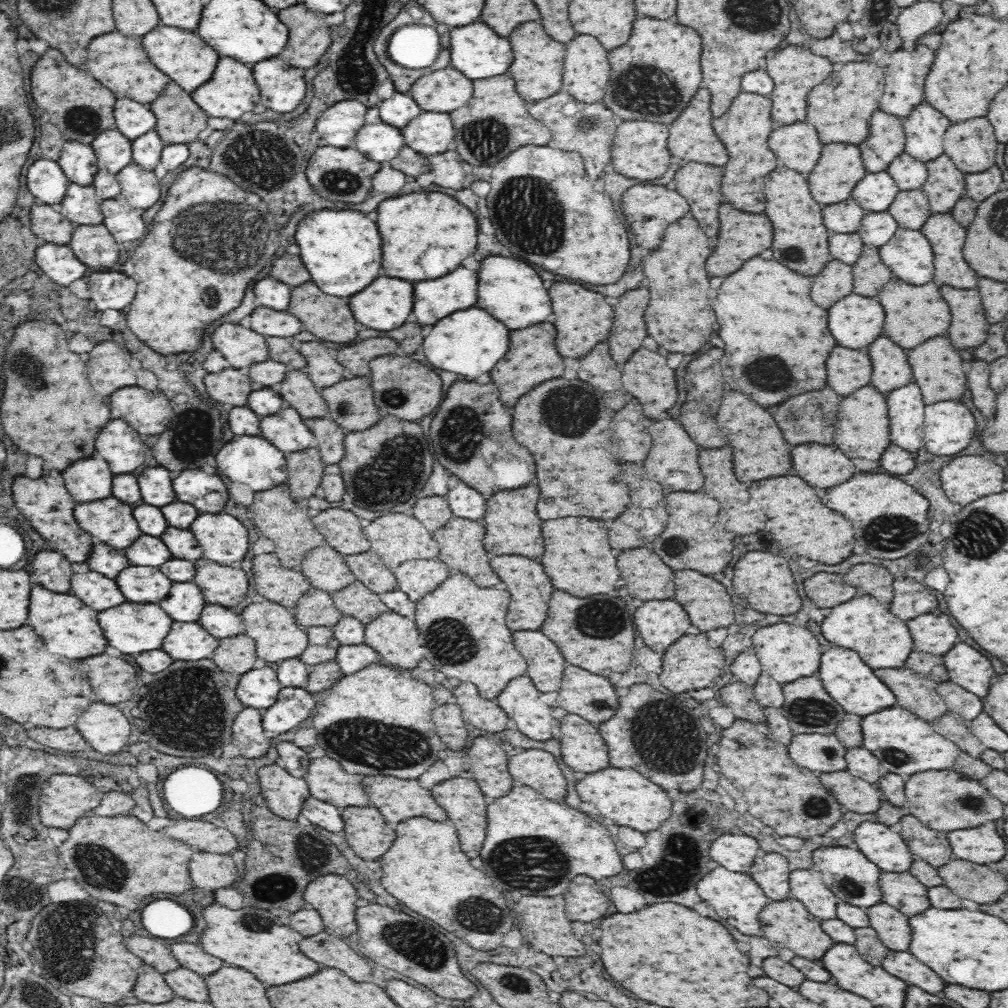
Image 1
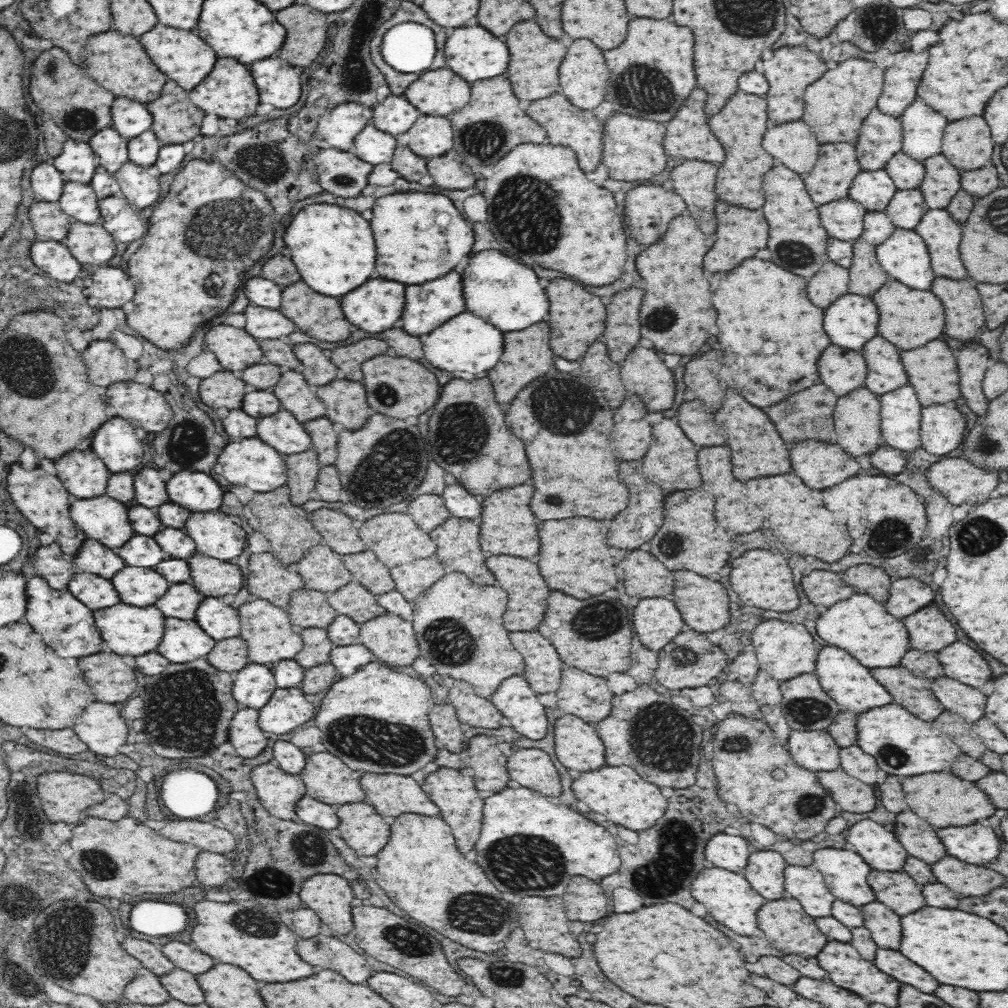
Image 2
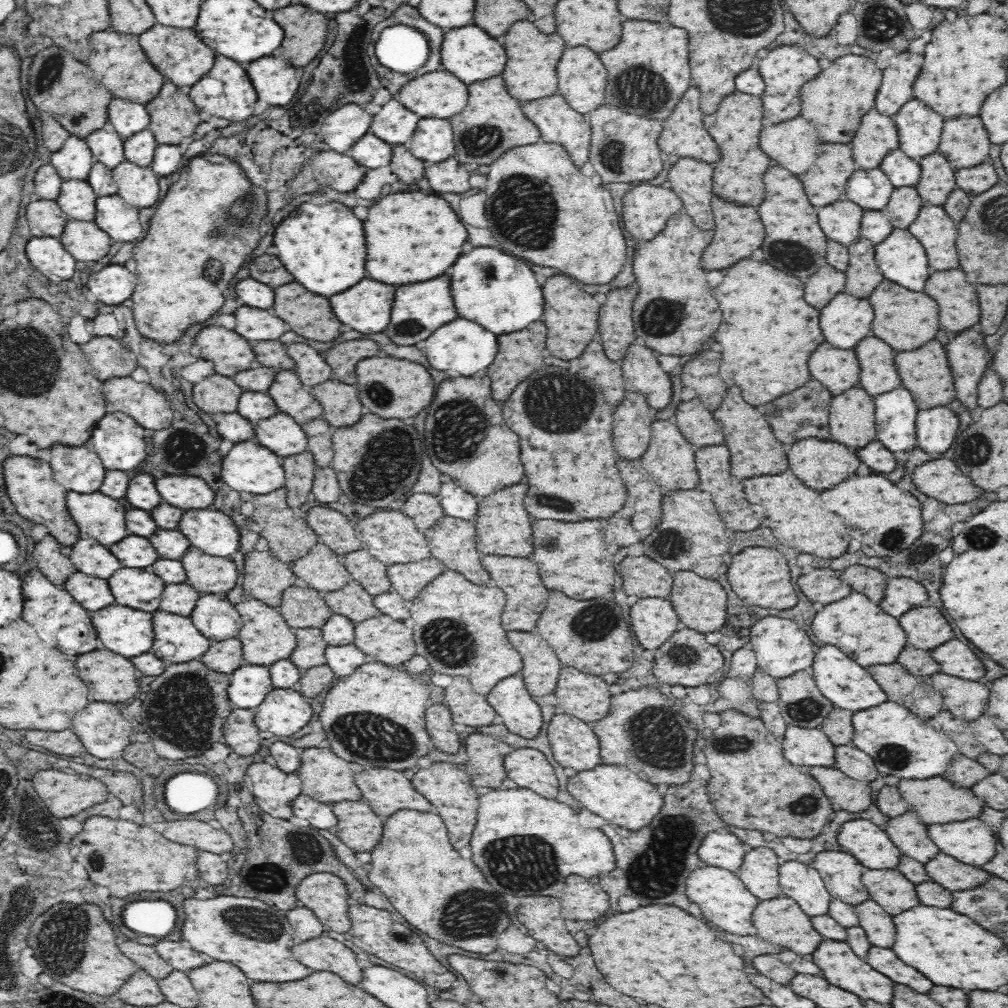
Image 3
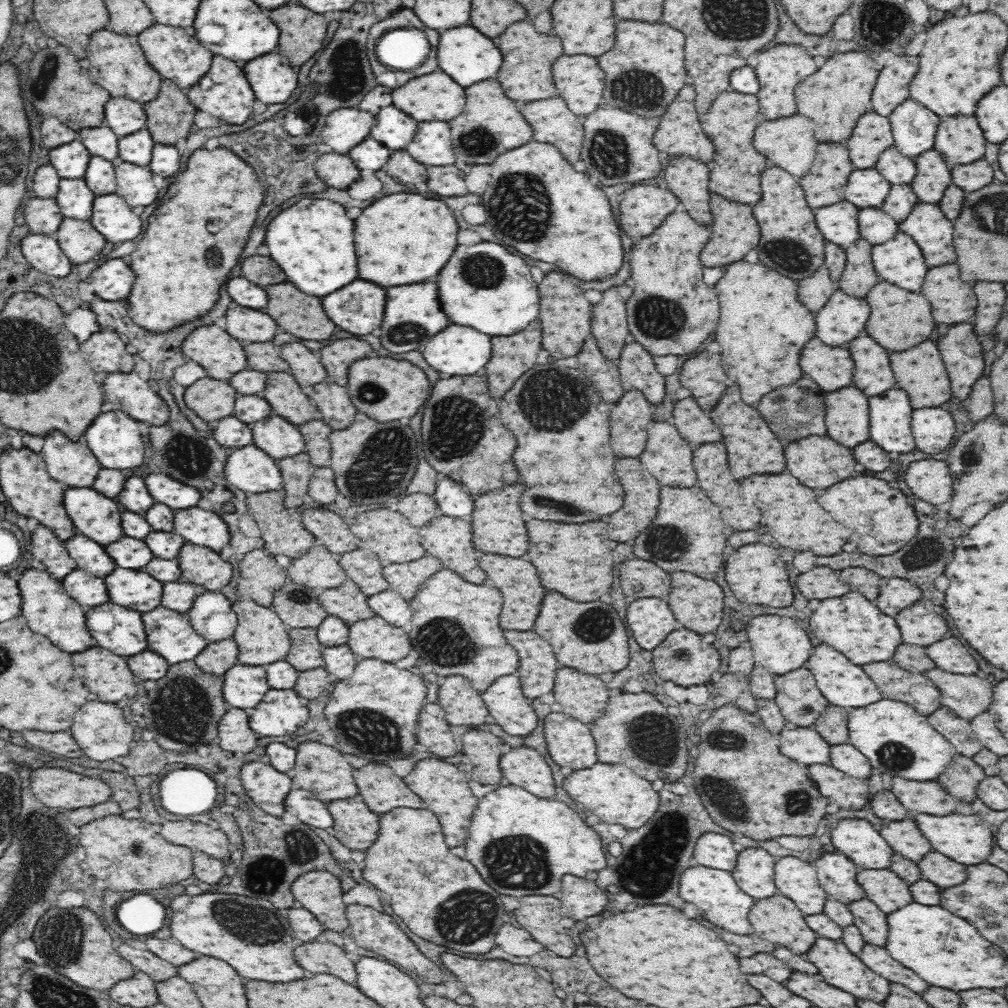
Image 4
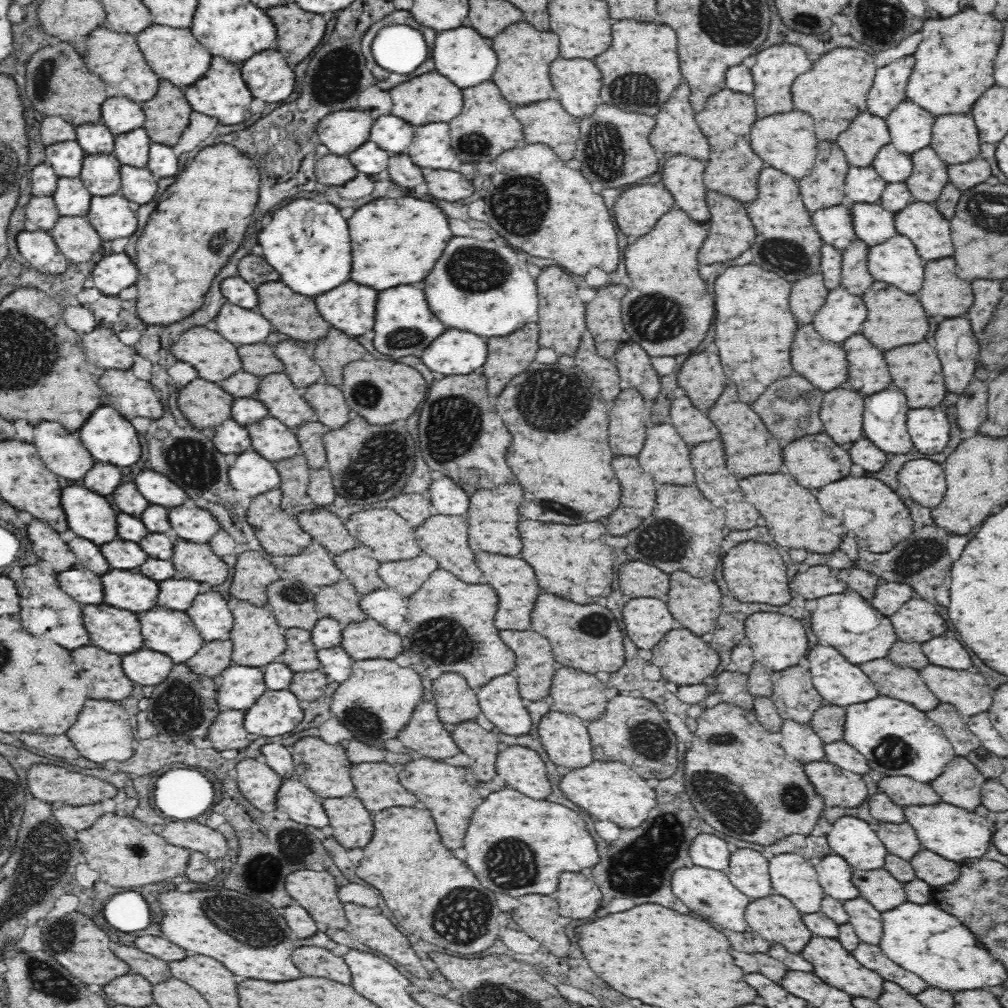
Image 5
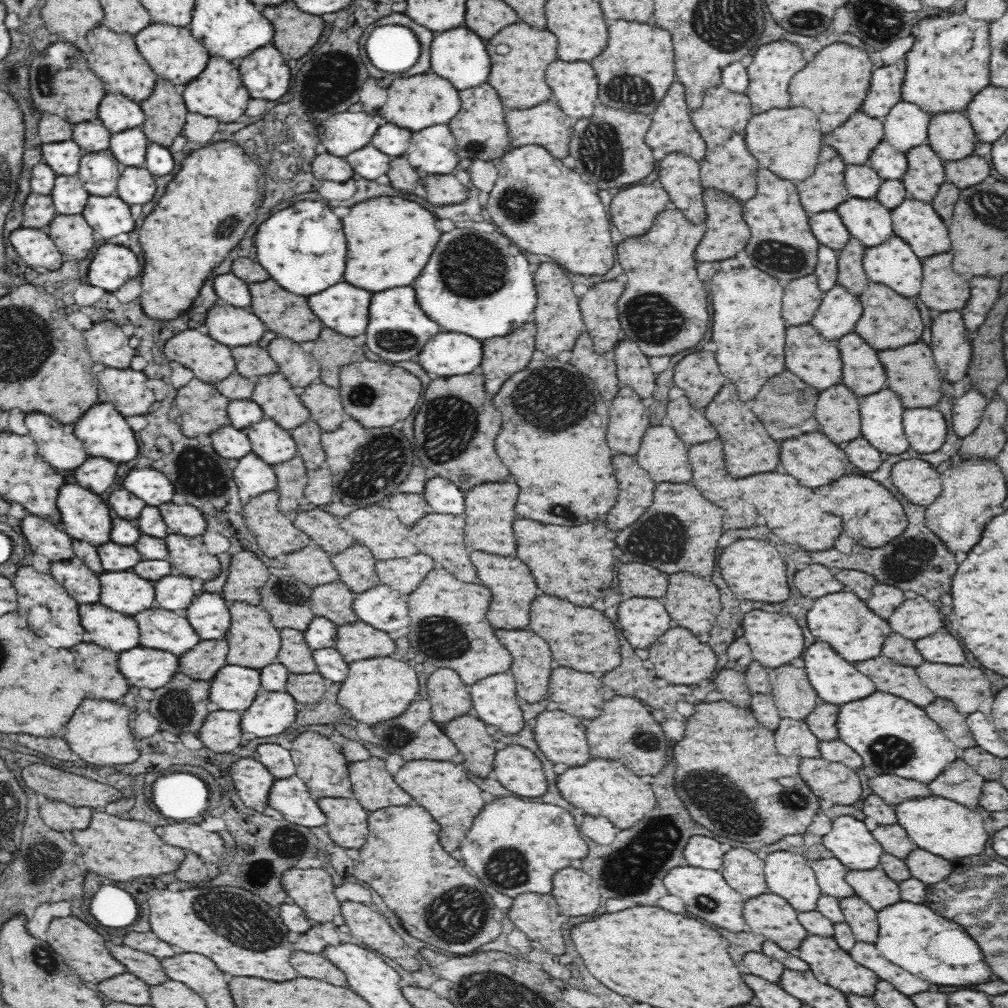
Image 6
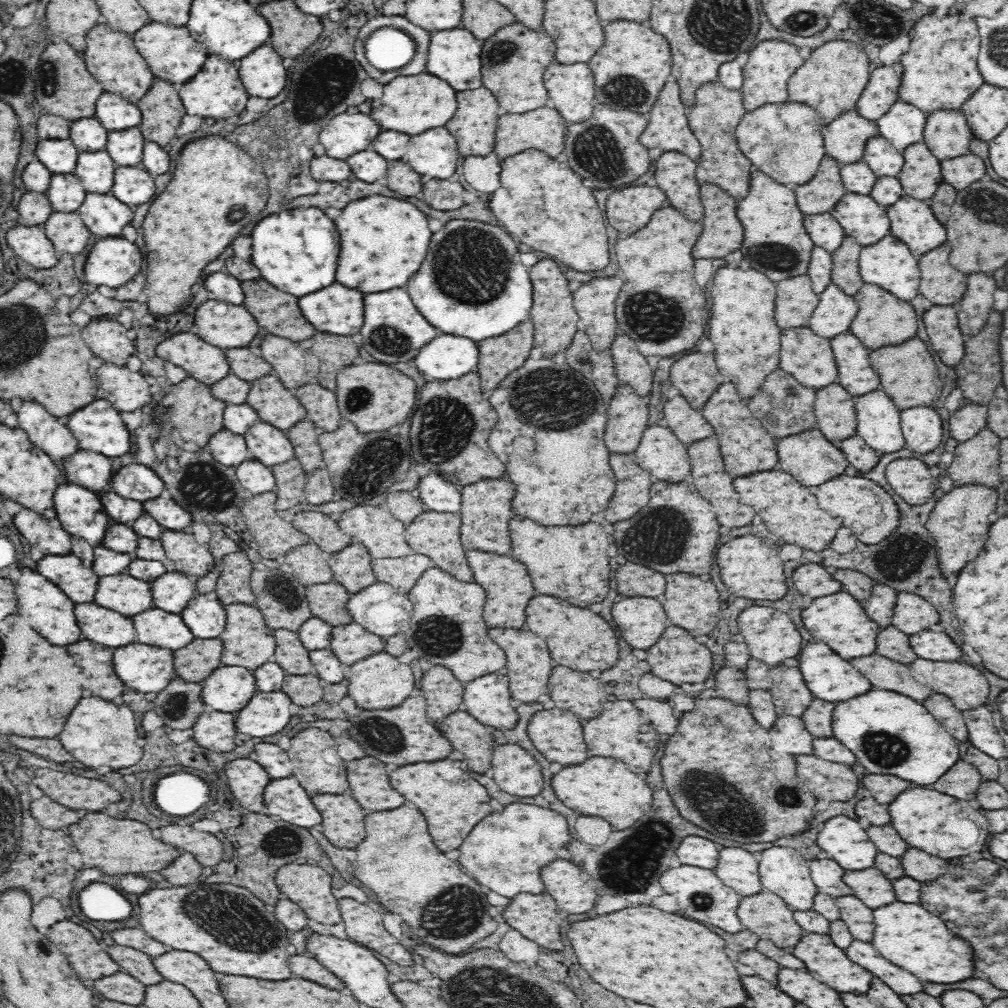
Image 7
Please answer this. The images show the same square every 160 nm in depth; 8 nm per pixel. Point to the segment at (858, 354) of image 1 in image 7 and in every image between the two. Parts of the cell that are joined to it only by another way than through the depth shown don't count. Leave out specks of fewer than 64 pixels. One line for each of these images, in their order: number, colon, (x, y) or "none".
2: (842, 370)
3: (839, 370)
4: (833, 368)
5: (823, 363)
6: (816, 360)
7: (809, 358)

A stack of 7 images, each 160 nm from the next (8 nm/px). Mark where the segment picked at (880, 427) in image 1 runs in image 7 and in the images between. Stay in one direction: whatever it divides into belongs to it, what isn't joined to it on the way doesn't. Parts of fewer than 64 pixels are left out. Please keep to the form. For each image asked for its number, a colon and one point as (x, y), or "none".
2: (856, 420)
3: (852, 422)
4: (847, 415)
5: (841, 412)
6: (837, 413)
7: (834, 410)

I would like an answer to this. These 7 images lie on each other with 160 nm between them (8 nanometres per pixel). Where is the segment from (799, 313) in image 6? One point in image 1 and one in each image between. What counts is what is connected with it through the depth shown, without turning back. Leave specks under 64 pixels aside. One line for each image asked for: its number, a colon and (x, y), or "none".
1: (836, 281)
2: (831, 282)
3: (827, 283)
4: (815, 291)
5: (808, 295)

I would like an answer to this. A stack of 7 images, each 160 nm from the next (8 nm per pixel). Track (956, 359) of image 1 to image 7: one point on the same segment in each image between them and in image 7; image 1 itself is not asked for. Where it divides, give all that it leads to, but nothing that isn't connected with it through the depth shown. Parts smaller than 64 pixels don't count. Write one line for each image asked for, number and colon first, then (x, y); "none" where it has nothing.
2: (932, 369)
3: (924, 371)
4: (921, 371)
5: (916, 369)
6: (913, 365)
7: (895, 364)

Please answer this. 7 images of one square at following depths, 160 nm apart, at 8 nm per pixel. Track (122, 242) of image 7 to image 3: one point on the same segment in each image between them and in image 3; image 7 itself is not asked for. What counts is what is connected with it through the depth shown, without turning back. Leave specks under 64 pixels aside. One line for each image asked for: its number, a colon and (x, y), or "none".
3: (112, 285)
4: (112, 281)
5: (115, 272)
6: (112, 265)

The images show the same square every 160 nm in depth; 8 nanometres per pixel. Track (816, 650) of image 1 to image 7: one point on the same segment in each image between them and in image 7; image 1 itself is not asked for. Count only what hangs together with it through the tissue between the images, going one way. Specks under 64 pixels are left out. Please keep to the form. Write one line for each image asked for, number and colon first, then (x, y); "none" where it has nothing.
2: (785, 650)
3: (781, 647)
4: (779, 655)
5: (778, 642)
6: (774, 639)
7: (771, 637)

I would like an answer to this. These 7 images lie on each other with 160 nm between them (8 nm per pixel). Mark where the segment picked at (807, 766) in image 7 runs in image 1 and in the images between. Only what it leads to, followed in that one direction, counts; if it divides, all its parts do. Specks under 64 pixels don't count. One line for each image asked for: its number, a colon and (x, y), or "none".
1: (858, 796)
2: (853, 795)
3: (853, 796)
4: (847, 792)
5: (839, 787)
6: (837, 784)

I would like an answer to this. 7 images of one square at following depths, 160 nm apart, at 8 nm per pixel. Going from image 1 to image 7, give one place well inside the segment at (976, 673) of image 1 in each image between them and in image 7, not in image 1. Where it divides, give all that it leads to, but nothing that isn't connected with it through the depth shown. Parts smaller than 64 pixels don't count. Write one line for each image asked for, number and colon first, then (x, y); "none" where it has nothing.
2: (961, 663)
3: (956, 659)
4: (950, 655)
5: (944, 651)
6: (940, 647)
7: (930, 645)

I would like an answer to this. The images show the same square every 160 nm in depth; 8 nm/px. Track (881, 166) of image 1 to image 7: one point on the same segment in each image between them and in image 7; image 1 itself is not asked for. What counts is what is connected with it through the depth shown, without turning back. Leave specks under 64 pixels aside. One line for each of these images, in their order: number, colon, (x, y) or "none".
2: (881, 137)
3: (878, 135)
4: (873, 134)
5: (862, 141)
6: (856, 140)
7: (846, 139)

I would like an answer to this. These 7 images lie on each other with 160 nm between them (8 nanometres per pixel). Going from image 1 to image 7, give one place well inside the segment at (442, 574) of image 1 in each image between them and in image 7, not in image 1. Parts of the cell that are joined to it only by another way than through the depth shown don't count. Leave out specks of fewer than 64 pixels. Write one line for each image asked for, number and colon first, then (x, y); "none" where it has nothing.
2: (412, 578)
3: (408, 579)
4: (406, 578)
5: (407, 576)
6: (402, 574)
7: (402, 573)

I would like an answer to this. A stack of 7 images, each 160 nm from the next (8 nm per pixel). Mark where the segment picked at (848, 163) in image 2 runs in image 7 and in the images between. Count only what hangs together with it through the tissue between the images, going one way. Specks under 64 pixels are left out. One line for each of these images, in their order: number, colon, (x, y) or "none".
3: (825, 183)
4: (824, 185)
5: (824, 186)
6: (824, 190)
7: (821, 194)

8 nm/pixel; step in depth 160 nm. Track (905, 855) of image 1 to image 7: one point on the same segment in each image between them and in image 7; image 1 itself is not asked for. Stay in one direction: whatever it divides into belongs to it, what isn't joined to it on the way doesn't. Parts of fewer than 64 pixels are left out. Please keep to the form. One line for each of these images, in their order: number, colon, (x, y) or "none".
2: (881, 850)
3: (871, 846)
4: (856, 837)
5: (850, 837)
6: (851, 843)
7: (842, 837)

